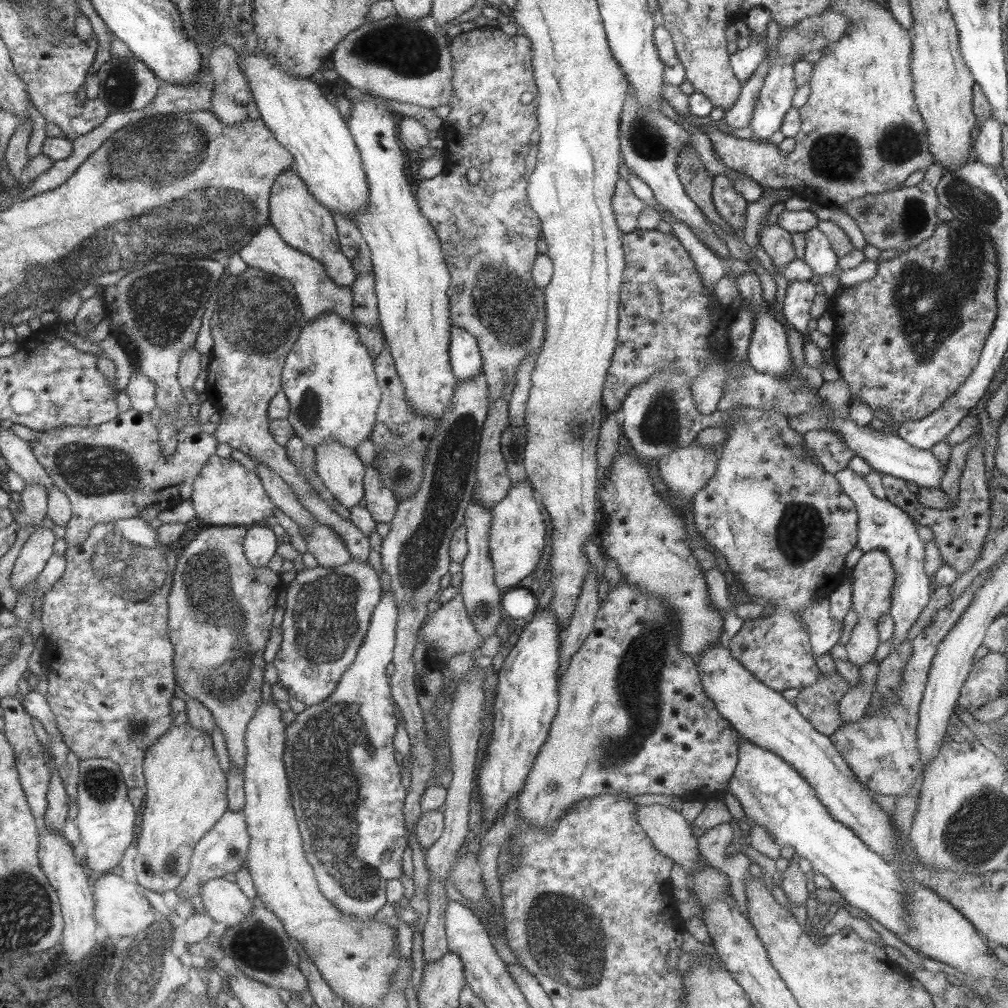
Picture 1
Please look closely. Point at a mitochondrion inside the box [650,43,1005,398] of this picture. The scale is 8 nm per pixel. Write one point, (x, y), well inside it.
(931, 303)

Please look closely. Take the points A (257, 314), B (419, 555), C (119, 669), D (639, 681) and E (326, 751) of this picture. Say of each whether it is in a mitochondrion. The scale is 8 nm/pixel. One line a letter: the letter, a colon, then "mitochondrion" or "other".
A: mitochondrion
B: mitochondrion
C: other
D: mitochondrion
E: mitochondrion

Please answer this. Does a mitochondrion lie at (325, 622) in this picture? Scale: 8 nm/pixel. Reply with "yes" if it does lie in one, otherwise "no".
yes

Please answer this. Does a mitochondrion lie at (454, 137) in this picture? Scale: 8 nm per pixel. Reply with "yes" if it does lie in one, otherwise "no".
no

